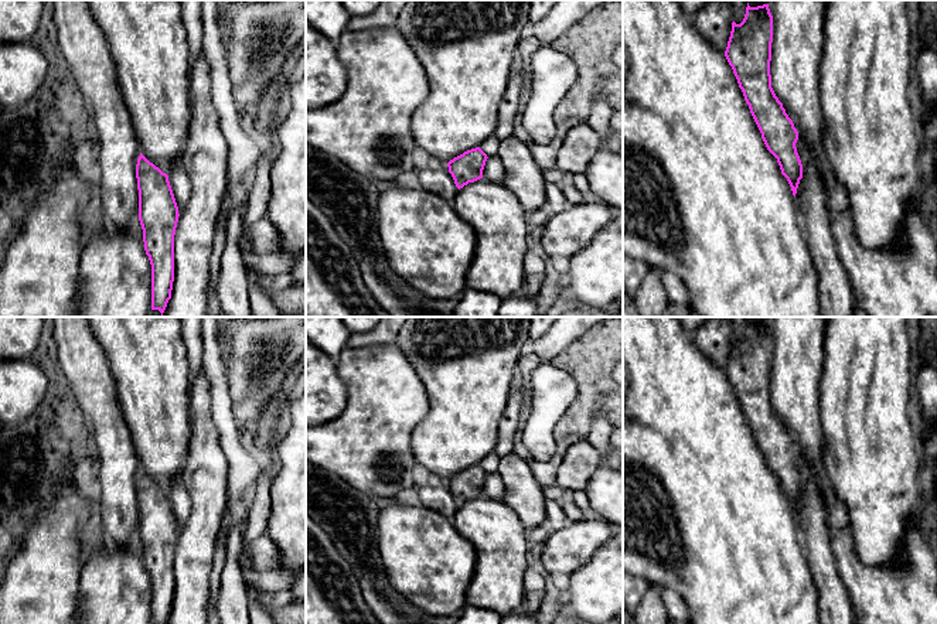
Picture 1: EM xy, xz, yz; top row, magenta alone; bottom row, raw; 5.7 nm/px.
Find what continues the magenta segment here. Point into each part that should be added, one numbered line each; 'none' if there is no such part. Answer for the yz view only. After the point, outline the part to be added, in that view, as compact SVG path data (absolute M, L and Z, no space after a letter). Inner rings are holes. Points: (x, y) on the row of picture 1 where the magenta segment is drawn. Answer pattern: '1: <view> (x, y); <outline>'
1: yz (837, 297); M798 137L797 153L803 164L795 204L805 243L820 277L821 317L852 317L856 306L851 280L838 258L831 216L822 185L822 160Z

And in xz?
1: xz (435, 178); M435 157L429 160L425 168L415 171L413 184L420 190L425 190L450 202L459 190L452 174L449 173L447 163Z

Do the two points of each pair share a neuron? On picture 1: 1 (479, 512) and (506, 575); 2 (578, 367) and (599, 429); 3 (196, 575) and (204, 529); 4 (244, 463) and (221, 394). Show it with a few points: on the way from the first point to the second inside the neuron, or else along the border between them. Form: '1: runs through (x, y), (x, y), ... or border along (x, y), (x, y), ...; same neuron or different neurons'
1: runs through (491, 528), (501, 542), (503, 559); same neuron
2: border along (602, 413), (595, 418), (585, 437); different neurons
3: runs through (196, 563), (196, 541); same neuron
4: runs through (232, 446), (221, 411); same neuron

